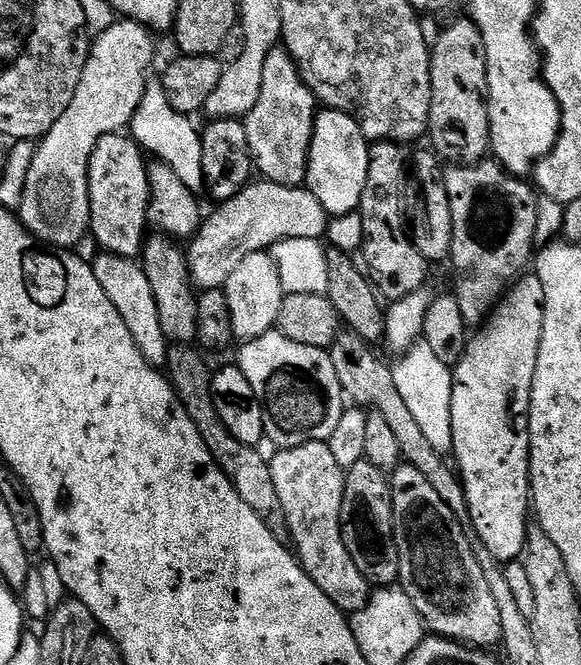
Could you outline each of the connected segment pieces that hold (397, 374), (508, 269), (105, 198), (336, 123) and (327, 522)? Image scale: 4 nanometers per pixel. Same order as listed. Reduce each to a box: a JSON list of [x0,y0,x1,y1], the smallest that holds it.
[[393,341,452,454],[444,158,538,330],[88,132,150,258],[306,107,370,217],[270,440,370,614]]

